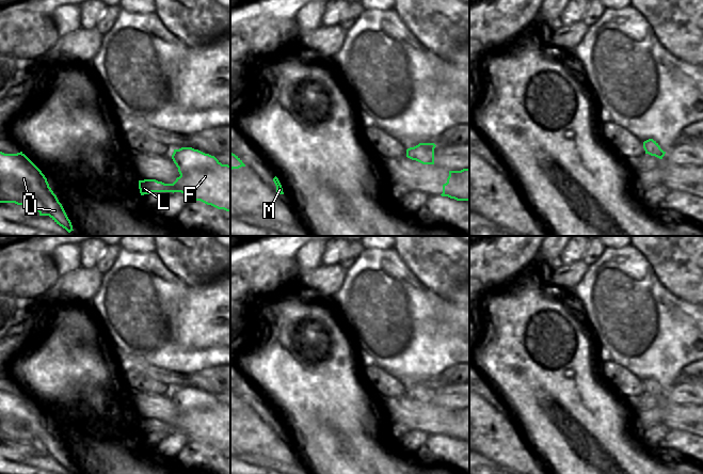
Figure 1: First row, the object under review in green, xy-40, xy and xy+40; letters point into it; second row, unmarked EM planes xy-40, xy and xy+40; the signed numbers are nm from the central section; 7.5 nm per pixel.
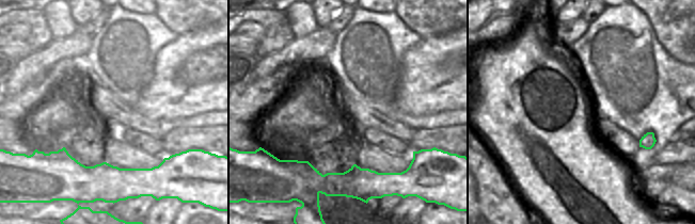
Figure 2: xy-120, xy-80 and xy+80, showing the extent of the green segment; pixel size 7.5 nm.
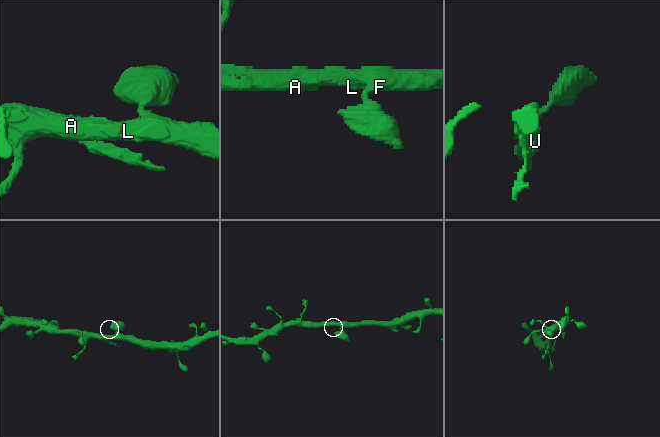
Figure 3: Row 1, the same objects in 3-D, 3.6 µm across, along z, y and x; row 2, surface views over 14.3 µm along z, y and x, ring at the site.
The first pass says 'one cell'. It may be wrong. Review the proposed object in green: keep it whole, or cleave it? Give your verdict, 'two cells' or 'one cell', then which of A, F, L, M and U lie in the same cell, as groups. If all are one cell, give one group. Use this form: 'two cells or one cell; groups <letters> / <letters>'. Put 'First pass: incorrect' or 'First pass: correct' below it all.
one cell; groups A F L M U
First pass: correct

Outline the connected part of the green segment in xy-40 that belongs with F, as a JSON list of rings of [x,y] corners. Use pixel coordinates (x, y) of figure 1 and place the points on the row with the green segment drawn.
[[[192,147],[174,149],[172,159],[180,176],[173,184],[156,179],[139,180],[141,195],[181,192],[189,201],[201,201],[230,211],[230,165],[222,164],[214,156]]]

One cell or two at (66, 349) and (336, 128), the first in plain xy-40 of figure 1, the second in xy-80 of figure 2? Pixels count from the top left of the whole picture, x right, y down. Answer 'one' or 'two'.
one

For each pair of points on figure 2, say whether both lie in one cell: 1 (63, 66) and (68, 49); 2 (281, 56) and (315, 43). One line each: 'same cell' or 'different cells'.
1: different cells
2: same cell

